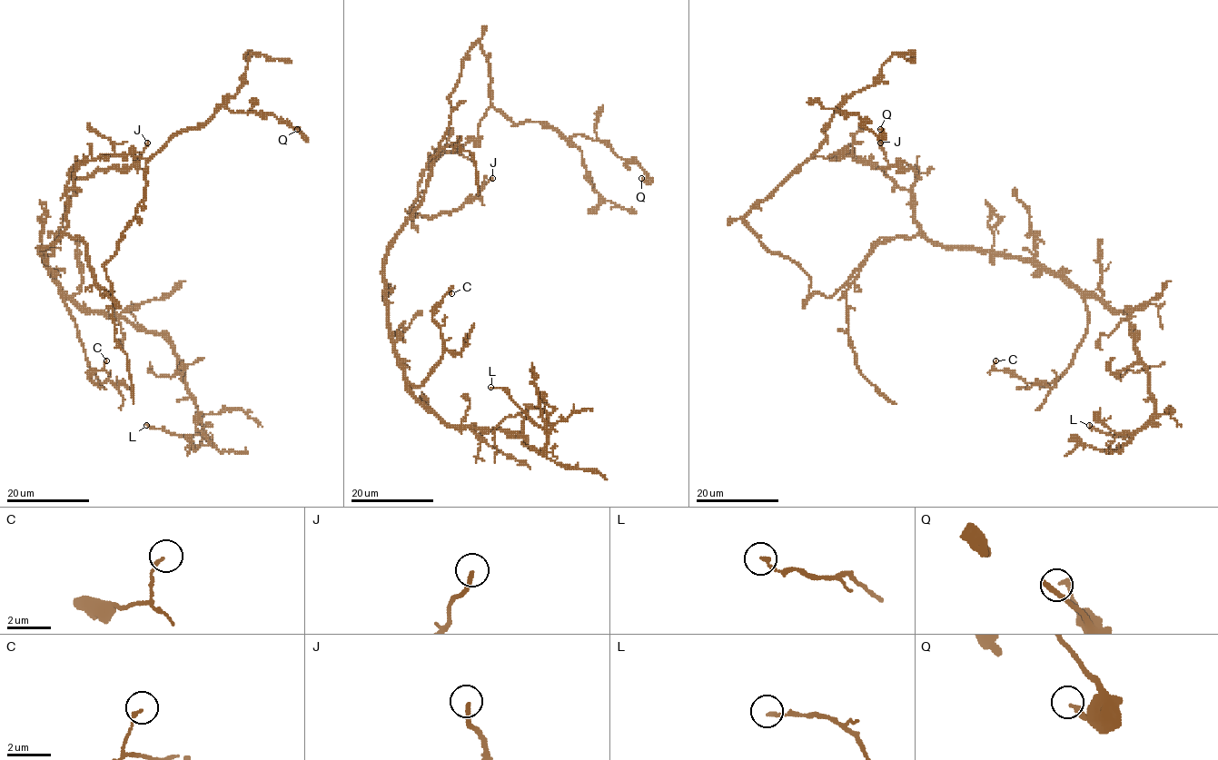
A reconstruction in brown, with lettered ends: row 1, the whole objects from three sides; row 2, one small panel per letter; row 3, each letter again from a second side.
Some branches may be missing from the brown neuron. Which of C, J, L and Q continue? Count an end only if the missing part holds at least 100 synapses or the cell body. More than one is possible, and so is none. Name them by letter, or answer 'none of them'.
none of them

